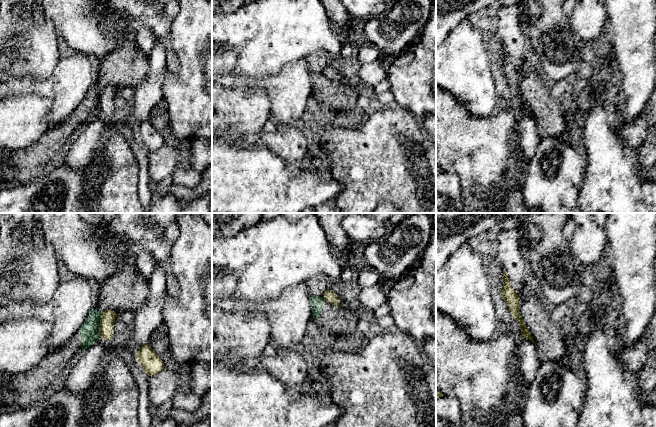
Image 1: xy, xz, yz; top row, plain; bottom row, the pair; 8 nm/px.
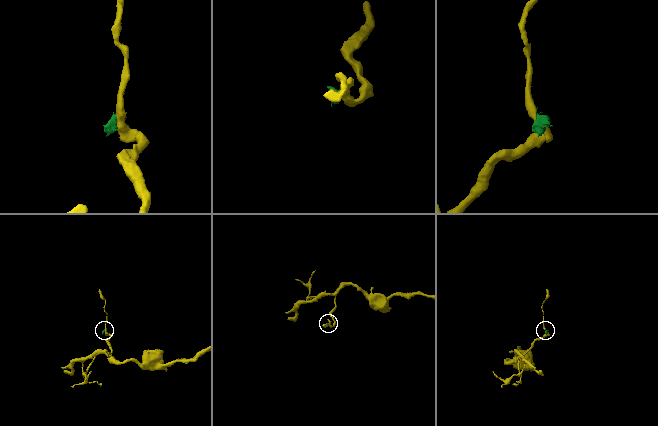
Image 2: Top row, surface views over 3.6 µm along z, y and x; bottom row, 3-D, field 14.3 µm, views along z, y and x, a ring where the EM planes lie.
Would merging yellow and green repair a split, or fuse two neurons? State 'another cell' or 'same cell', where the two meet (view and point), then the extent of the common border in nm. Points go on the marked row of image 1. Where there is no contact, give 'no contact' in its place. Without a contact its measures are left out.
another cell; contact xy (100, 322); length 110 nm

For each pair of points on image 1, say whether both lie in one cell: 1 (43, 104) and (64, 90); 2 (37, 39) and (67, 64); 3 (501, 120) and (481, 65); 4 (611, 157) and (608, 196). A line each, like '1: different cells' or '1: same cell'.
1: different cells
2: different cells
3: different cells
4: same cell

